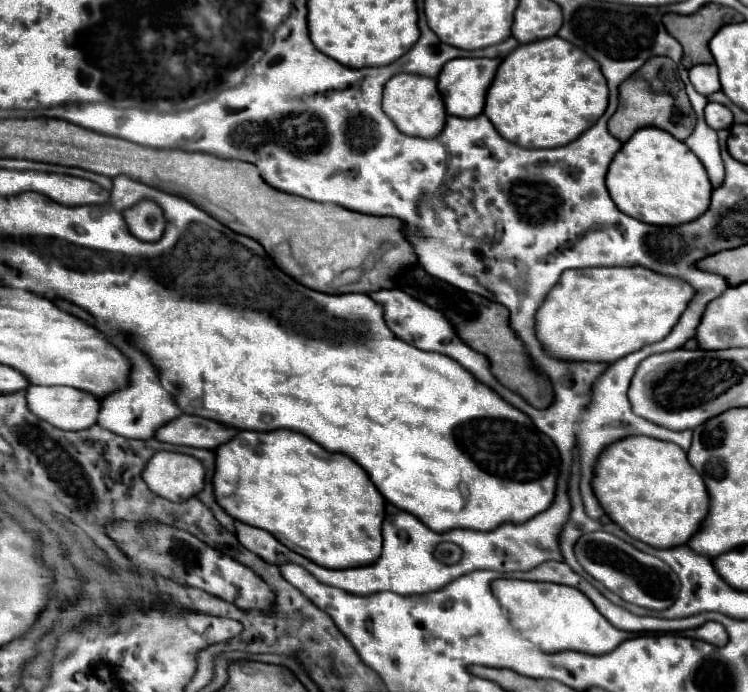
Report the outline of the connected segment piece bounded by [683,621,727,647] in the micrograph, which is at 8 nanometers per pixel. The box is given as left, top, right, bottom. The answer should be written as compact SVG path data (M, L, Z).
M709 621L697 629L691 629L691 631L685 631L683 633L685 637L693 637L693 639L701 639L701 641L707 641L715 647L723 647L727 643L727 633L723 629L721 623L715 623L715 621Z

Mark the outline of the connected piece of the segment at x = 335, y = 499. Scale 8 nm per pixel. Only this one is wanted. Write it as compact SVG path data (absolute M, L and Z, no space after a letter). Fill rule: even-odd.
M239 431L237 437L233 437L233 441L227 441L225 445L221 445L221 449L215 451L215 473L213 473L213 491L215 491L215 501L219 503L219 507L233 519L237 521L245 521L247 525L253 525L257 529L265 529L269 533L273 533L273 537L277 537L287 549L293 549L295 553L311 559L313 563L321 565L321 567L329 567L329 569L345 569L345 567L359 567L359 565L369 565L373 563L379 555L381 555L381 521L385 515L385 499L381 497L381 493L373 487L373 483L369 481L367 473L353 463L349 457L341 455L341 453L327 453L325 449L321 449L321 445L317 445L315 441L311 441L309 437L295 433L295 431L269 431L269 433L257 433L257 431Z

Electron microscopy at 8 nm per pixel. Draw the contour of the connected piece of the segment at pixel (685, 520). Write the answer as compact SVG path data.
M643 435L615 441L601 451L593 469L593 493L613 523L651 547L685 545L709 505L705 483L689 465L685 451L675 443Z

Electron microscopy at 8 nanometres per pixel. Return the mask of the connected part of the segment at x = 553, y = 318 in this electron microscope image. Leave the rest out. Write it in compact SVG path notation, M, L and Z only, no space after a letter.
M645 267L569 269L563 271L557 285L547 293L541 309L537 309L535 335L549 357L563 357L563 361L613 363L649 343L661 341L679 321L691 297L693 289L687 283L677 281L675 277L653 273Z

